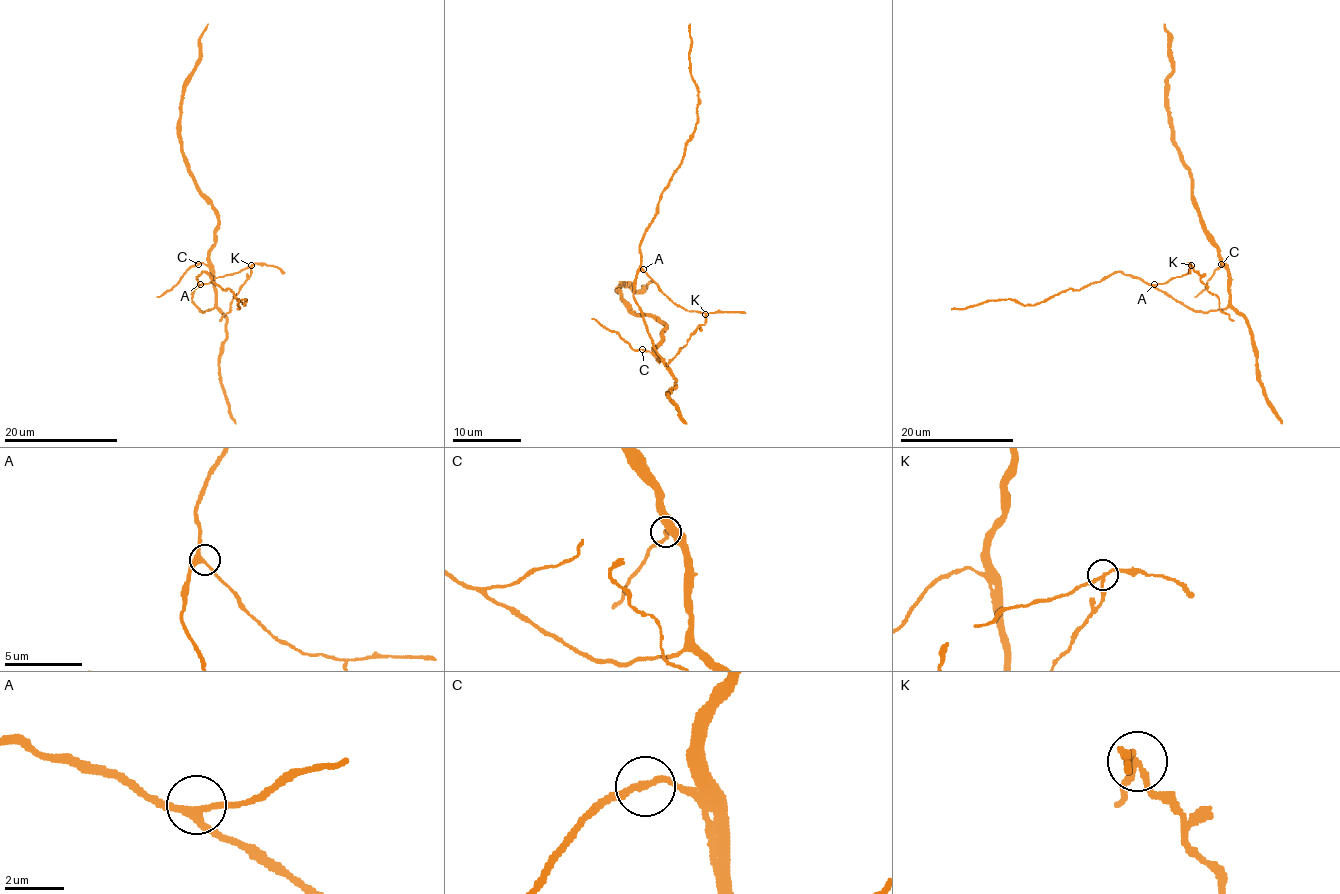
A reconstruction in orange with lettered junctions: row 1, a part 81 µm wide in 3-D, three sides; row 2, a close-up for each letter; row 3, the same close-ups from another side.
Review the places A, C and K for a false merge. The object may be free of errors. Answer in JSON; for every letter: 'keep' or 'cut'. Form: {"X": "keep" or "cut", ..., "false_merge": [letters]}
{"A": "keep", "C": "keep", "K": "cut", "false_merge": ["K"]}

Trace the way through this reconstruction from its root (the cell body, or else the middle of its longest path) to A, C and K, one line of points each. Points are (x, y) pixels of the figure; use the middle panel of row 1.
A: (660, 356), (633, 298), (635, 276), (643, 269)
C: (660, 356), (662, 360), (642, 349)
K: (660, 356), (633, 298), (633, 281), (640, 271), (674, 303), (705, 313)

